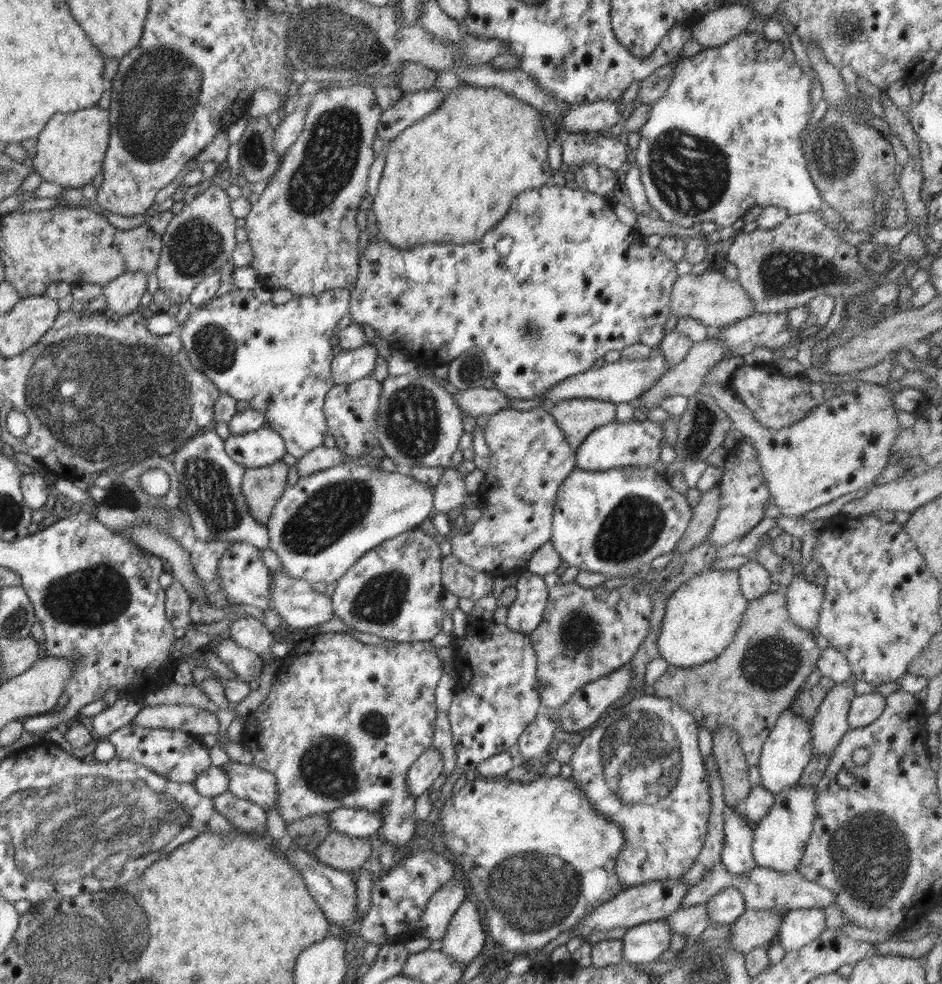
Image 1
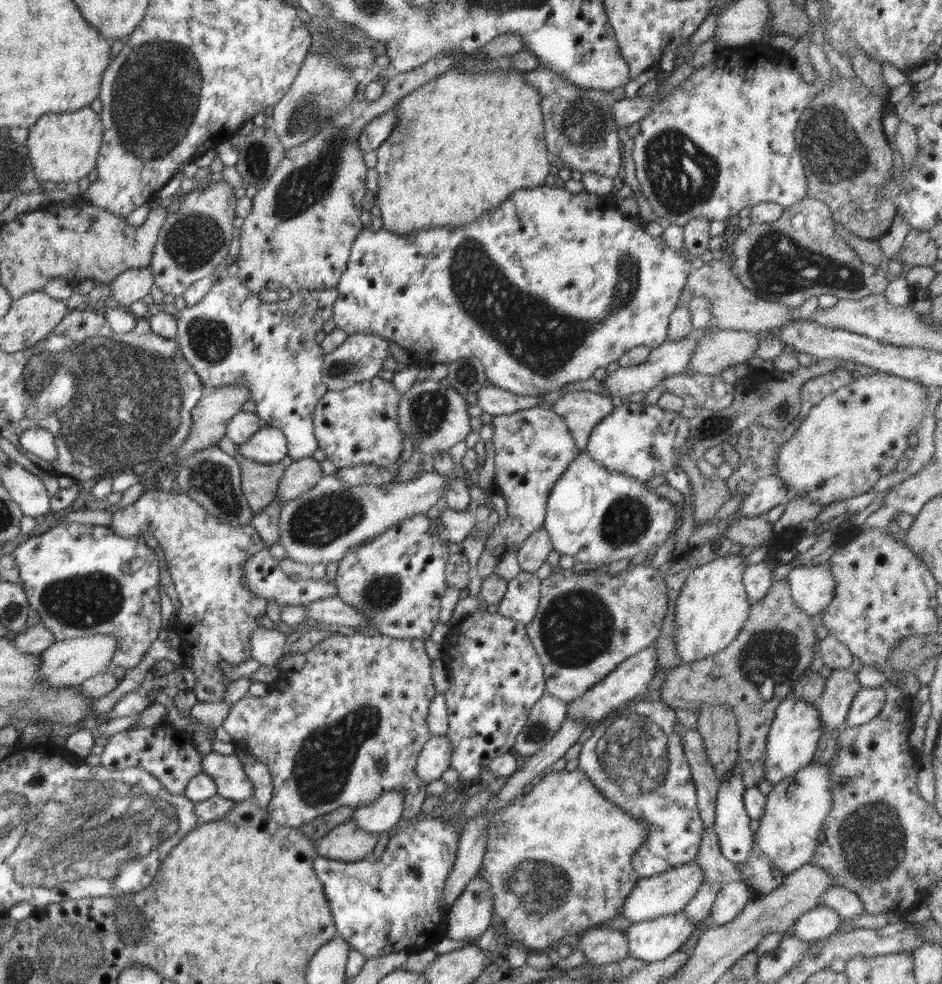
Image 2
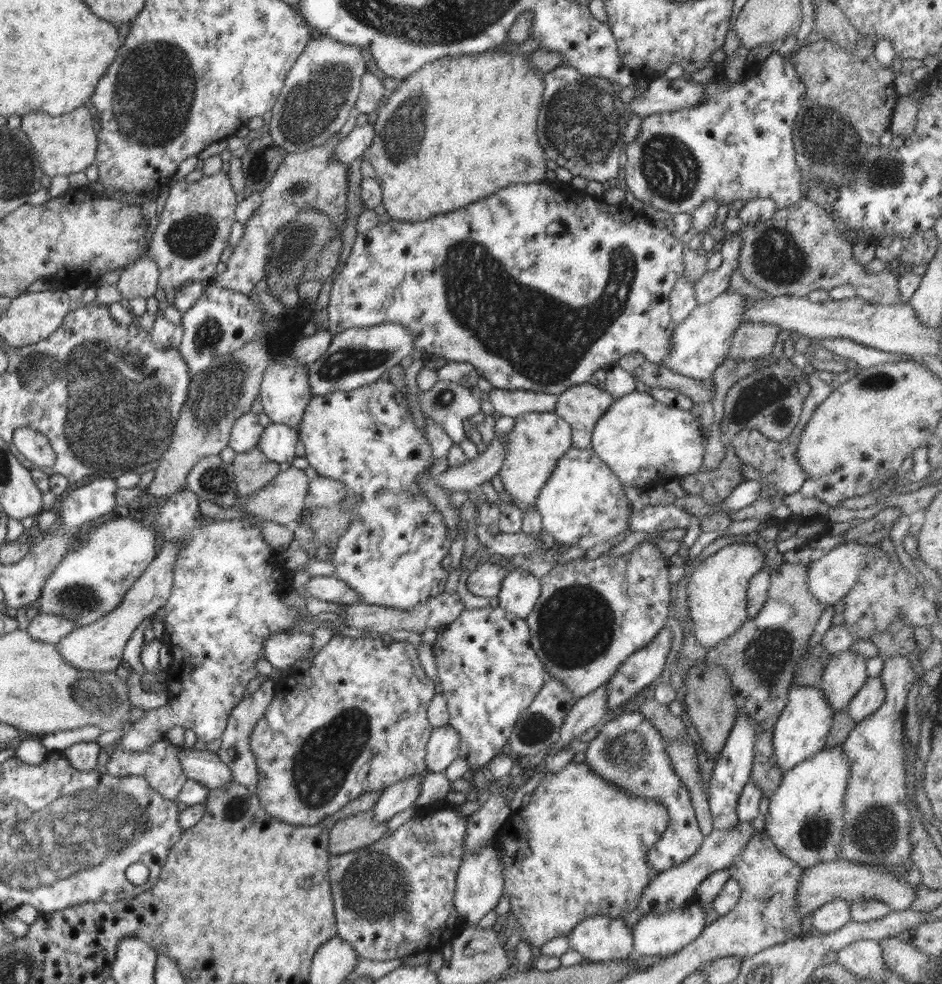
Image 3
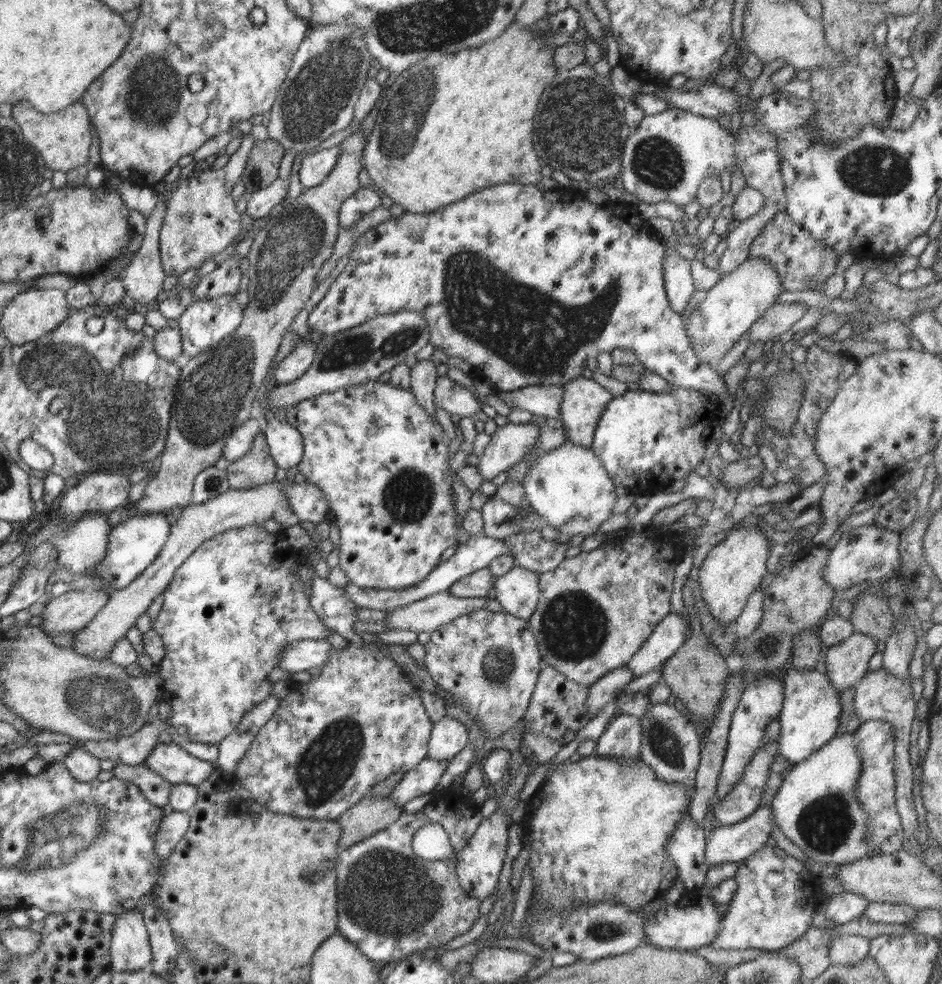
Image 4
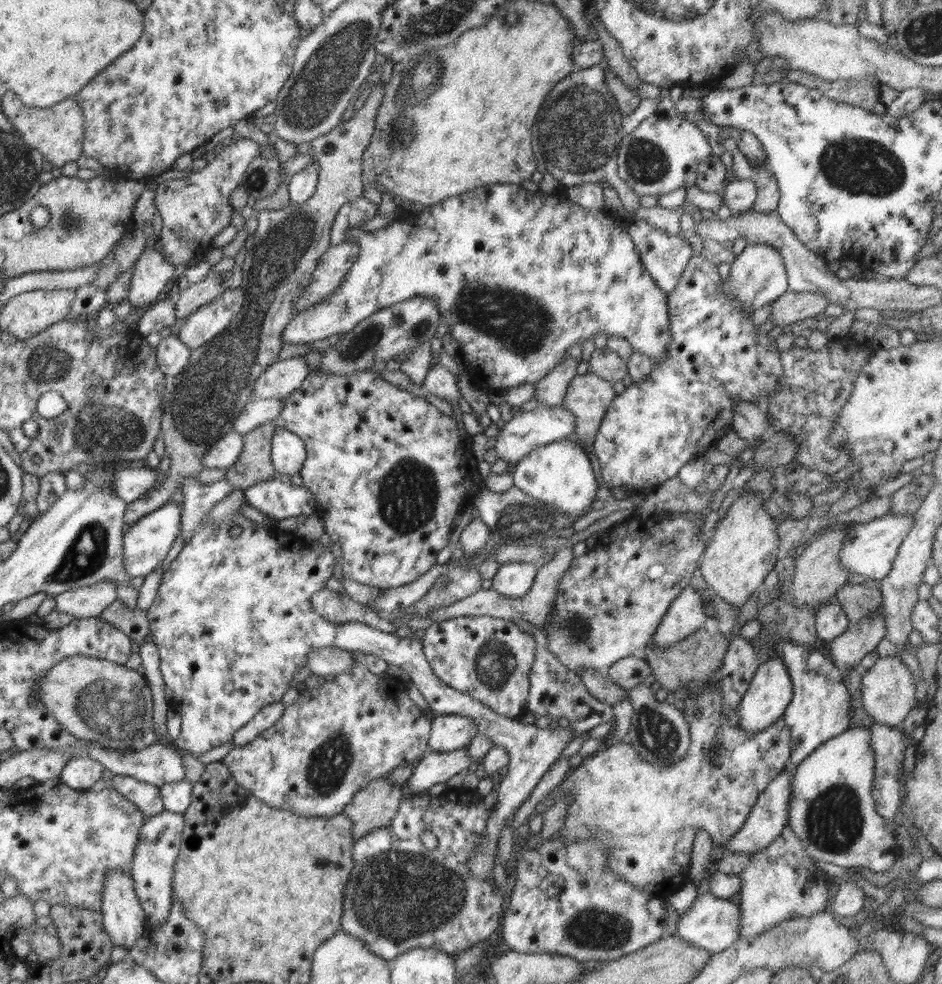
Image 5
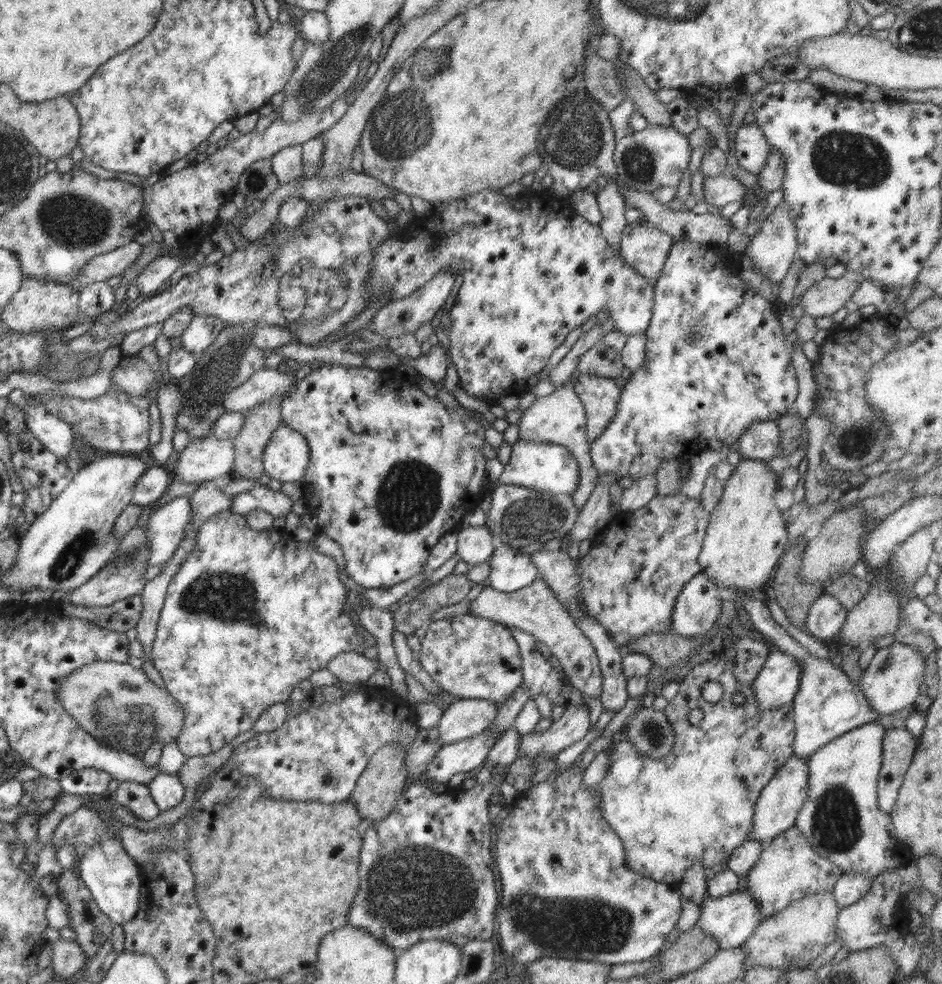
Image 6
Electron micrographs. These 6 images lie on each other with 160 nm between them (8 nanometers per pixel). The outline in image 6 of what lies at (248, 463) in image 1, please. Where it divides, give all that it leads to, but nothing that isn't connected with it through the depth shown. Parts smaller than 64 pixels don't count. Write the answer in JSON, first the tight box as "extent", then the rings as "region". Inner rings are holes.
{"extent":[263,425,310,482],"region":[[[280,425],[266,444],[263,469],[270,478],[280,482],[302,481],[310,460],[306,440],[292,428]]]}

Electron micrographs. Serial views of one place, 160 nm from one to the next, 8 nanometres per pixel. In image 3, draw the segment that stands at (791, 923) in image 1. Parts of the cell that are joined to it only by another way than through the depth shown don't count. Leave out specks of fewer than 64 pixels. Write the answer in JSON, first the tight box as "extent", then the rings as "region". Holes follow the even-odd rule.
{"extent":[813,899,850,933],"region":[[[834,899],[813,914],[813,926],[820,933],[832,933],[850,922],[850,902],[844,899]]]}

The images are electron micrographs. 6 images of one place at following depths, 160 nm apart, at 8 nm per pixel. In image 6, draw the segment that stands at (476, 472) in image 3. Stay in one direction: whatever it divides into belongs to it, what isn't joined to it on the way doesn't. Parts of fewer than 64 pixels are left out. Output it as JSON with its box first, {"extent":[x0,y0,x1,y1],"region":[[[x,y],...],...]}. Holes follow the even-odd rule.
{"extent":[518,378,599,511],"region":[[[573,378],[570,382],[566,382],[562,388],[554,390],[552,394],[545,395],[537,400],[524,410],[518,425],[520,427],[519,439],[527,442],[546,442],[551,444],[560,444],[564,446],[577,460],[579,466],[579,483],[576,490],[573,492],[572,497],[576,509],[582,511],[584,504],[589,499],[593,488],[599,479],[599,472],[593,465],[593,460],[590,458],[589,443],[586,438],[586,418],[584,406],[578,400],[578,395],[574,394]]]}

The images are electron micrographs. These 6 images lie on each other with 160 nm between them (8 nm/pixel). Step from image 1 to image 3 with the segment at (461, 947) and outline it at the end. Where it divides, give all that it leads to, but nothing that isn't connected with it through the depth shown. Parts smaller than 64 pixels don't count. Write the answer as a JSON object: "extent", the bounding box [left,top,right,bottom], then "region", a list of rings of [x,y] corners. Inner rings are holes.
{"extent":[454,838,504,926],"region":[[[496,838],[487,847],[478,850],[463,860],[456,876],[454,906],[463,920],[463,926],[476,926],[490,910],[494,909],[500,898],[504,897],[504,878],[500,854],[496,852]]]}

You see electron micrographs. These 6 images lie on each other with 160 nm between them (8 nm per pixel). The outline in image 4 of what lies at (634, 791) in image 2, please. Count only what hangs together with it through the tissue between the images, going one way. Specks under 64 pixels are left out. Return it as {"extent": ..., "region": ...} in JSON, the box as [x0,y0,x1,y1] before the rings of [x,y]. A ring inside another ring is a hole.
{"extent":[595,712,709,890],"region":[[[624,712],[616,714],[597,740],[595,754],[643,762],[640,756],[642,733],[640,718]],[[685,810],[681,823],[666,843],[666,854],[676,865],[678,878],[686,890],[700,890],[705,885],[709,870],[704,862],[706,841],[703,827]]]}

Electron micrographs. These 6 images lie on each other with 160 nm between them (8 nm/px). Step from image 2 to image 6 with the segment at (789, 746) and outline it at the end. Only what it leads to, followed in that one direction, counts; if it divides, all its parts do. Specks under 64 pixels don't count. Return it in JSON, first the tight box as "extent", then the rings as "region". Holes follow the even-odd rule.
{"extent":[733,589,880,759],"region":[[[734,589],[733,593],[737,602],[750,615],[755,629],[764,637],[772,640],[784,654],[796,658],[798,664],[801,665],[798,692],[791,703],[795,722],[794,755],[807,759],[836,737],[877,720],[880,715],[869,705],[868,699],[859,686],[846,676],[846,673],[837,666],[837,662],[830,659],[820,660],[811,656],[800,643],[788,635],[786,630],[772,619],[767,605],[762,603],[761,593],[739,591],[738,589]]]}

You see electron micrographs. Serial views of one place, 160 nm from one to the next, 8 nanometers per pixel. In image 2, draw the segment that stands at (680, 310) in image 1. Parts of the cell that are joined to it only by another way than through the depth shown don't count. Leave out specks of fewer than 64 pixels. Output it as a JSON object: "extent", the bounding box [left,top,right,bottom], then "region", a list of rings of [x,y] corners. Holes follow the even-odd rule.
{"extent":[687,254,802,333],"region":[[[723,254],[718,255],[717,257],[715,257],[714,259],[712,259],[707,263],[704,263],[702,267],[694,267],[693,271],[691,272],[691,275],[688,277],[687,286],[689,286],[694,297],[706,297],[710,301],[712,316],[714,318],[714,321],[717,322],[716,328],[718,329],[746,331],[749,333],[758,333],[758,332],[762,333],[762,332],[767,332],[767,330],[773,330],[773,328],[780,328],[781,326],[788,324],[791,320],[795,320],[795,317],[798,317],[798,319],[802,319],[800,318],[800,316],[798,316],[796,309],[792,310],[791,308],[788,308],[785,304],[764,300],[763,298],[756,296],[753,292],[750,292],[750,290],[748,290],[736,278],[736,276],[734,276],[734,273],[731,271],[731,267],[727,264],[725,260],[723,260]]]}

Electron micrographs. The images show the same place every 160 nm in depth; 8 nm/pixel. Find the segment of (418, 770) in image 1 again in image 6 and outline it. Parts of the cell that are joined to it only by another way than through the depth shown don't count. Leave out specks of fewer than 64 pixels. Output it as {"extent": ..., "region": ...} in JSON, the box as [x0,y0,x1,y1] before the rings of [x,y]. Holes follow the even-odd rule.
{"extent":[437,699,498,744],"region":[[[458,699],[448,705],[437,724],[443,744],[470,738],[488,729],[496,718],[498,704],[491,700]]]}

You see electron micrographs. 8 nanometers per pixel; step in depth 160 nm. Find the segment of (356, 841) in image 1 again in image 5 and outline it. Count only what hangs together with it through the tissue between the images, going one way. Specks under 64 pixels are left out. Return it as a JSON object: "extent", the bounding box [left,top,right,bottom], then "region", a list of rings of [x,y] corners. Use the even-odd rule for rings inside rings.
{"extent":[343,775,402,842],"region":[[[386,775],[355,792],[350,804],[343,808],[353,824],[354,842],[370,832],[386,831],[402,799],[401,787]]]}

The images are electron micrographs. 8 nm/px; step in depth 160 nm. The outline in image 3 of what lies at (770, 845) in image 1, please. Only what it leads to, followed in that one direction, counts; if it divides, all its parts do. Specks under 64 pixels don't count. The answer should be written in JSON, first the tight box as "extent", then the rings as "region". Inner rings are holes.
{"extent":[765,746,850,870],"region":[[[840,746],[820,749],[815,755],[799,762],[795,767],[785,771],[780,786],[771,796],[769,813],[765,816],[767,835],[778,850],[798,864],[803,870],[819,864],[837,860],[838,850],[844,834],[844,793],[847,789],[850,769]]]}

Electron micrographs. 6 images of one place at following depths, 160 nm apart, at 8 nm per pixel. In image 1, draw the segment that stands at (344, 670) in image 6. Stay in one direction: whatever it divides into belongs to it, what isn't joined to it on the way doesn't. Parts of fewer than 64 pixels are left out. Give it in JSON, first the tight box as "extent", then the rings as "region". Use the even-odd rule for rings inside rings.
{"extent":[229,614,273,658],"region":[[[249,614],[247,616],[236,619],[230,624],[229,636],[236,644],[268,658],[273,646],[273,633],[268,631],[268,627],[264,625],[263,620],[256,619]]]}

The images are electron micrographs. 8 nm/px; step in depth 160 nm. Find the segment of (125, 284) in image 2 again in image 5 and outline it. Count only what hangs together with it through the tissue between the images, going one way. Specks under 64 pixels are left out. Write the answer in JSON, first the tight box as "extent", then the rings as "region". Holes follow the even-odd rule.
{"extent":[126,245,175,307],"region":[[[147,245],[132,267],[133,275],[126,300],[134,307],[148,302],[155,303],[160,292],[166,290],[166,284],[174,276],[175,268],[160,251]]]}

